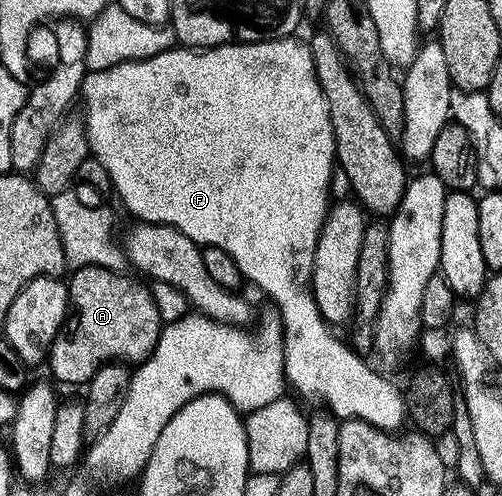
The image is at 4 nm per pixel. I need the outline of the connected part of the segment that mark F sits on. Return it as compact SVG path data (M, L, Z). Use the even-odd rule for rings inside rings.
M294 37L278 38L276 42L241 42L210 48L172 48L161 52L152 58L143 58L139 62L122 62L113 68L92 70L83 77L81 103L87 113L85 129L87 145L90 153L109 172L114 193L119 193L123 206L129 213L143 224L156 226L172 226L180 230L189 240L200 247L216 246L225 248L229 256L237 264L248 283L252 282L259 290L264 290L273 301L279 304L281 317L281 341L283 344L283 370L285 378L292 387L311 386L311 390L319 390L322 395L321 403L339 420L360 418L369 422L379 430L395 432L405 422L405 398L387 378L382 378L375 370L362 370L354 366L357 355L346 341L338 342L331 335L332 327L324 321L314 296L309 292L311 269L314 262L314 250L317 248L318 236L322 224L327 218L329 199L327 200L327 185L331 182L331 166L336 165L335 133L329 120L329 108L325 104L325 96L321 84L315 75L315 65L311 55L310 45L295 42ZM371 405L371 410L362 410L359 406Z

